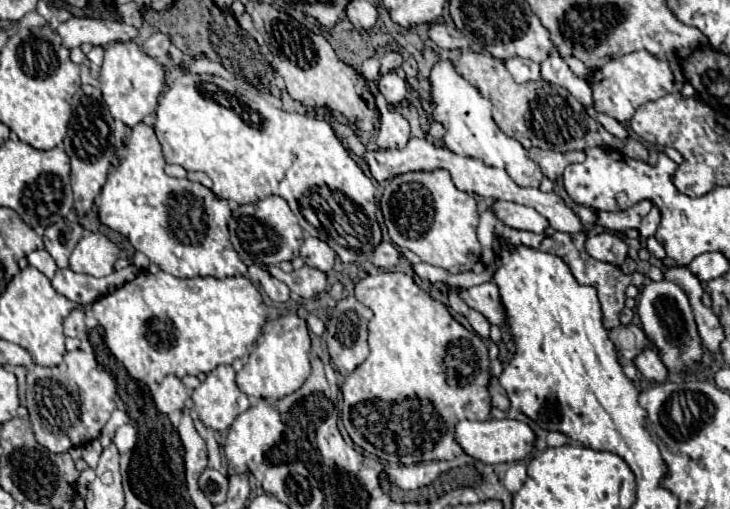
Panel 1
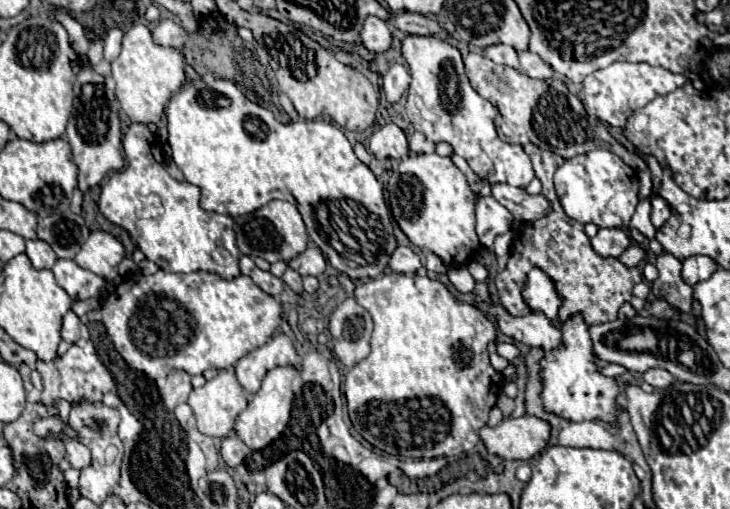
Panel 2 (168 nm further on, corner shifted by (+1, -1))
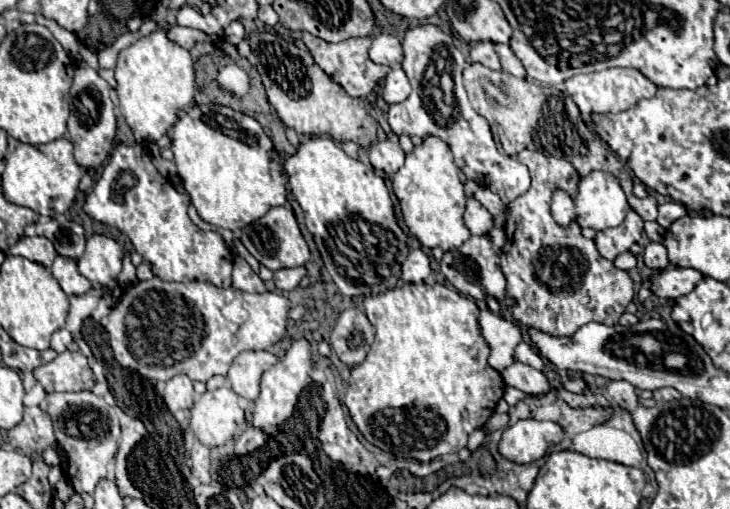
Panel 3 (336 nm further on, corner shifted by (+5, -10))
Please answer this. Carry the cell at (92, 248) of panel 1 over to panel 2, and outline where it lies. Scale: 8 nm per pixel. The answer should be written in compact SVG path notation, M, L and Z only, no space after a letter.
M93 231L85 241L85 247L81 247L81 251L75 255L75 263L109 281L117 277L117 265L123 257L123 245L113 235Z

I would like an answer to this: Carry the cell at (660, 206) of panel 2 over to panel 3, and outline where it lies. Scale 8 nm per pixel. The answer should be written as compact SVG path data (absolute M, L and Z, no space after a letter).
M667 202L667 204L659 204L659 216L657 216L657 224L661 224L663 228L669 228L669 226L671 226L675 220L679 220L681 216L689 215L695 217L710 217L712 213L706 209L691 212L691 210L687 210L683 204L677 204L677 202Z

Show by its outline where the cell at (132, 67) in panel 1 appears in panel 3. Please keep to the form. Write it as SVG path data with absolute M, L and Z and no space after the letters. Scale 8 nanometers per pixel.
M159 28L153 34L137 40L135 44L131 44L129 48L119 52L117 58L117 68L115 68L115 78L117 78L117 98L119 98L119 110L125 116L129 128L133 130L133 136L139 144L151 144L157 142L175 122L177 122L177 114L189 106L193 102L193 94L195 94L195 62L189 54L189 50L181 48L179 44L173 44L167 38L167 30Z

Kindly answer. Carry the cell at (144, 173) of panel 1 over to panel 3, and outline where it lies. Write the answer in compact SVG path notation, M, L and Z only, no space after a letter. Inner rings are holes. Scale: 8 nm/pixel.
M119 144L111 152L101 176L97 178L97 184L87 194L83 212L93 220L125 232L131 238L135 250L161 280L205 280L219 288L229 288L234 255L217 232L207 234L191 222L187 216L189 202L191 200L187 194L179 194L173 184L159 174L145 146ZM119 172L131 172L135 176L135 186L127 188L121 198L115 198L115 180L119 178Z

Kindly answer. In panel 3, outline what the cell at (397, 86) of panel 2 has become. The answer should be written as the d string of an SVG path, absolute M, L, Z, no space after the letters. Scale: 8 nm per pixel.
M401 66L391 68L391 72L385 78L385 86L383 86L383 98L387 104L395 104L395 102L403 102L407 96L411 94L411 84L403 72Z

